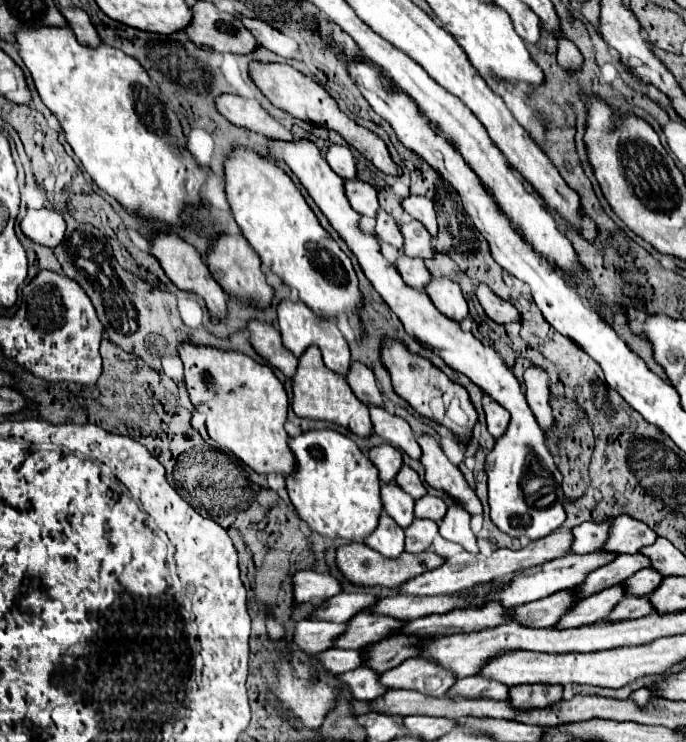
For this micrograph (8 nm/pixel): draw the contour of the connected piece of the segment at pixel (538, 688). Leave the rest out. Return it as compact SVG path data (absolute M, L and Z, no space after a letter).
M526 684L510 688L510 704L514 708L544 708L562 698L562 686L544 686L544 684Z

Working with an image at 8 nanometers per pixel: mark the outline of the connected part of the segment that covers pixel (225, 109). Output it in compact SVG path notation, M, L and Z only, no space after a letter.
M222 94L218 96L214 106L224 118L228 118L236 126L258 132L270 140L294 140L292 132L278 124L254 98Z

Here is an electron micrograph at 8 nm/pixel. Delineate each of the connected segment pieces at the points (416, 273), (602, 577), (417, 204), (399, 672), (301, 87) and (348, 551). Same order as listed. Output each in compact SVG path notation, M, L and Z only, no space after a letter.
M400 256L396 268L398 268L400 276L404 278L404 282L416 290L424 290L426 284L430 284L430 278L434 278L430 274L430 270L424 266L424 260L420 260L420 258Z
M636 552L636 554L626 554L626 556L616 556L614 562L610 564L604 564L600 566L598 570L590 572L586 576L586 580L582 584L578 584L576 592L586 598L586 596L592 596L608 586L614 586L614 584L620 584L624 582L626 578L630 578L634 572L646 568L650 562L646 560L646 556L642 556L642 552Z
M408 196L402 200L402 208L416 220L420 220L422 224L426 224L426 230L430 234L438 232L436 226L436 210L430 198L422 198L422 196Z
M426 658L404 660L398 668L382 672L382 684L390 690L416 690L426 696L442 696L456 678Z
M252 60L248 74L252 78L252 82L258 86L258 90L280 110L292 114L294 118L306 120L314 126L324 126L328 130L336 130L350 146L358 148L360 154L364 154L366 160L372 160L372 164L386 172L386 174L402 174L402 168L390 158L388 148L384 144L384 140L380 136L376 136L374 132L370 132L368 128L362 128L358 124L354 124L344 112L340 112L338 104L334 102L334 98L312 78L304 76L302 72L298 72L296 68L292 68L290 64L276 64L276 62L258 62Z
M346 544L336 550L336 566L338 570L354 584L354 586L388 586L388 588L398 588L406 580L420 576L422 572L434 570L440 564L444 564L444 558L434 554L434 552L422 552L422 554L408 554L404 552L398 558L384 558L382 554L374 552L366 544Z

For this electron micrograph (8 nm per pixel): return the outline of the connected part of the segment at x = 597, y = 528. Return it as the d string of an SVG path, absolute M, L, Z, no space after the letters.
M610 520L602 522L584 522L582 526L576 526L574 530L574 550L578 554L600 550L602 544L606 544L606 532L610 532Z

